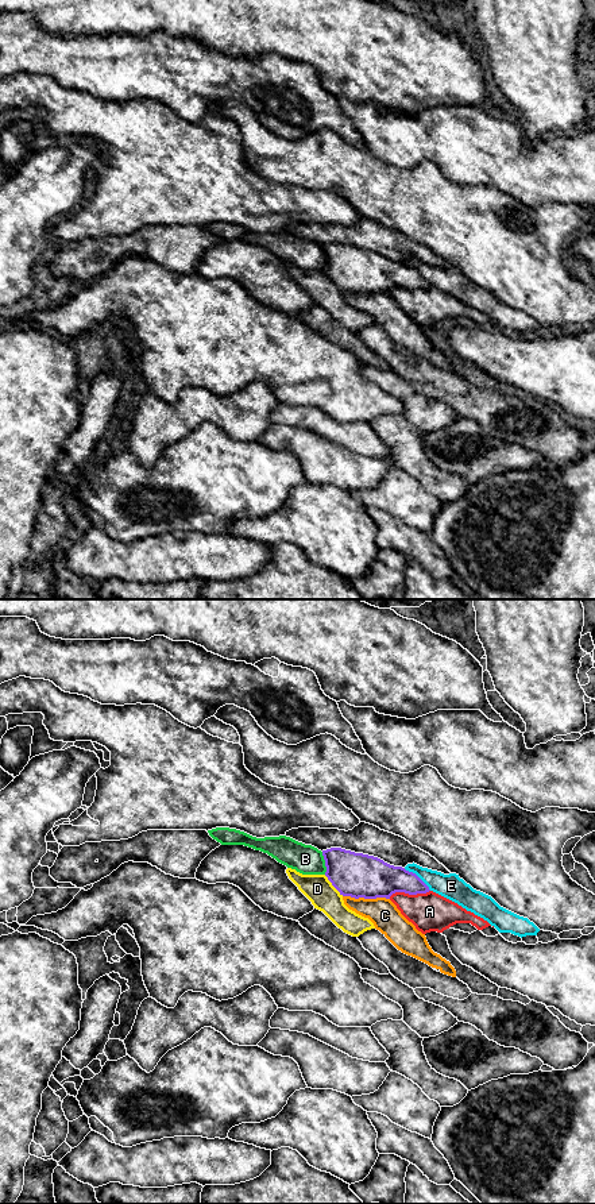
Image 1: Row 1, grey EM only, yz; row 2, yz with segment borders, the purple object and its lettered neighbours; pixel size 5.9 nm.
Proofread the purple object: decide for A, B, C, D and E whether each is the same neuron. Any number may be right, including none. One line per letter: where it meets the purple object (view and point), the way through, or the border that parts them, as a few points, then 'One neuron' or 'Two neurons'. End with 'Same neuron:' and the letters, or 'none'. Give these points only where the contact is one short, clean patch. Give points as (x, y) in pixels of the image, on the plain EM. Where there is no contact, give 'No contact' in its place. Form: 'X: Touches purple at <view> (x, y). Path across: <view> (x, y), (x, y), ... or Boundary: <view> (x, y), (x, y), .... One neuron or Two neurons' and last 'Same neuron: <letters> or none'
A: Touches purple at yz (409, 289). Two neurons
B: Touches purple at yz (325, 258). Two neurons
C: Touches purple at yz (366, 293). Two neurons
D: Touches purple at yz (333, 281). Two neurons
E: Touches purple at yz (417, 271). Two neurons
Same neuron: none

